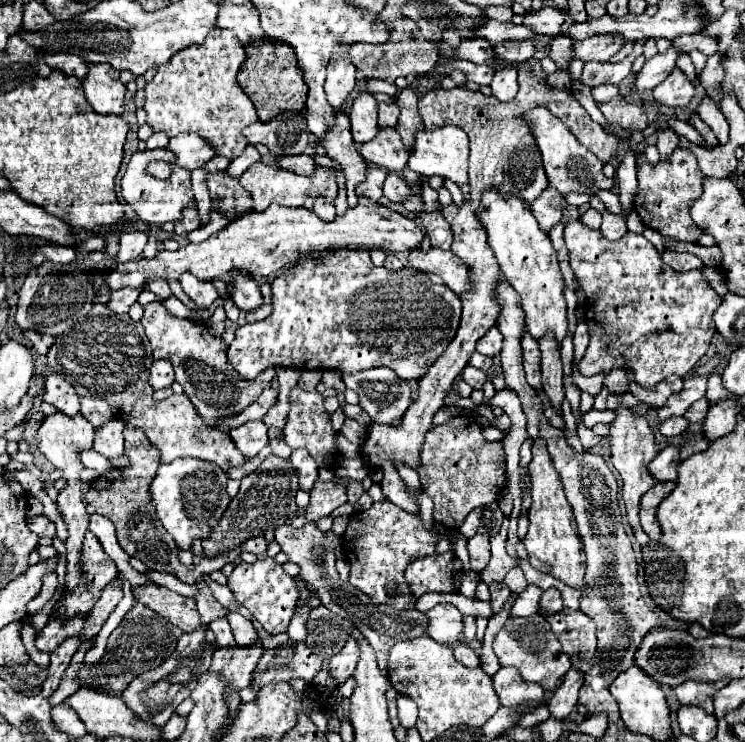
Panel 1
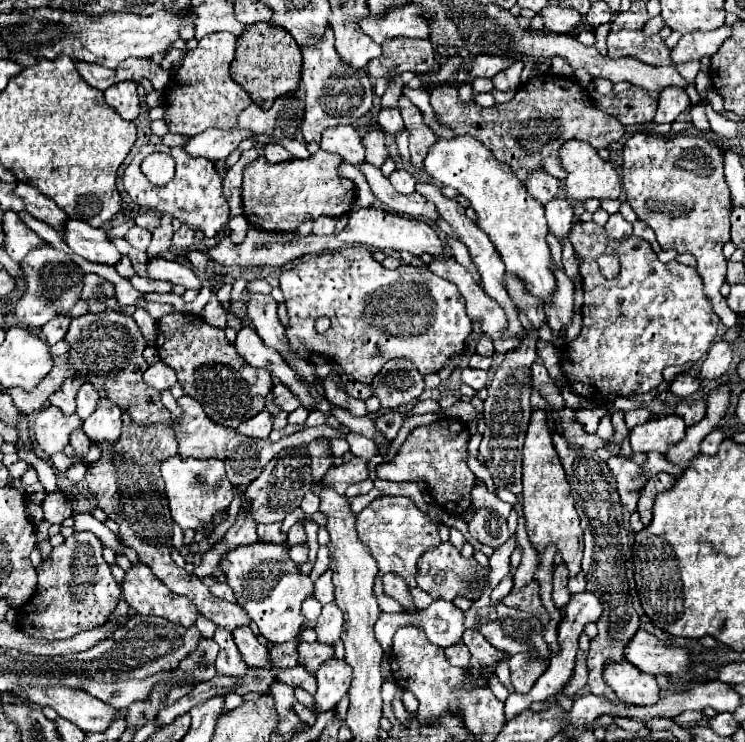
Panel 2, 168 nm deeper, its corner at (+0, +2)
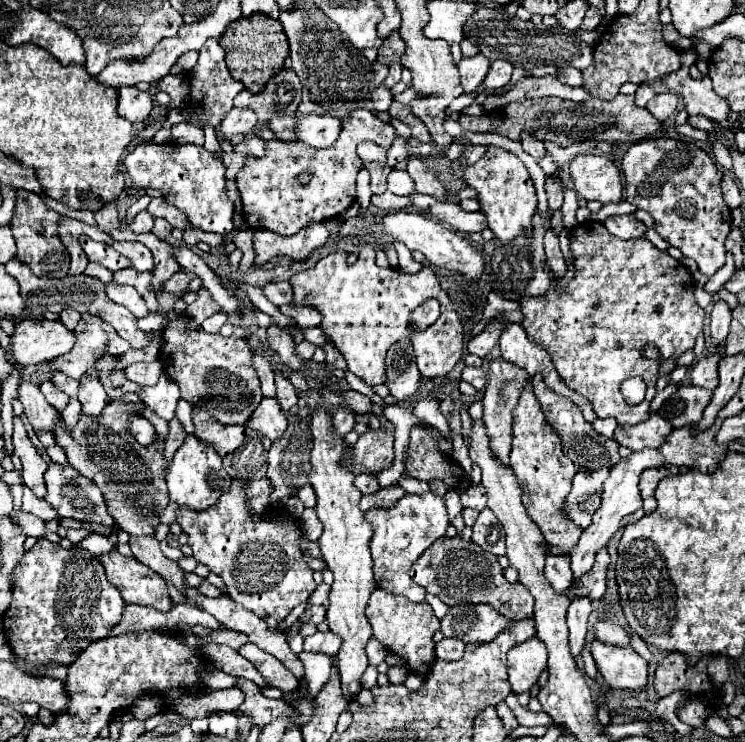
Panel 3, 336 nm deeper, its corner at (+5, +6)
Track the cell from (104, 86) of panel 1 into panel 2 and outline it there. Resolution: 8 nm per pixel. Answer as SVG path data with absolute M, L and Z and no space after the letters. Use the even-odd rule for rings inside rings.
M120 82L118 86L104 90L104 98L124 120L136 120L140 114L140 98L134 82Z

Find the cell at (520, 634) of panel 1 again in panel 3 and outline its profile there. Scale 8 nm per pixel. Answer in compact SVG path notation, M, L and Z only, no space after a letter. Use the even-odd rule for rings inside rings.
M461 604L449 608L447 616L441 620L441 632L451 638L467 642L489 642L501 630L511 626L511 618L497 614L493 606L485 604Z

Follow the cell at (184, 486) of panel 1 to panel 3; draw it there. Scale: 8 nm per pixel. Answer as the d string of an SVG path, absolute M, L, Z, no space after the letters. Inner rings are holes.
M187 436L183 446L173 454L171 464L167 466L167 488L169 488L169 500L177 506L187 506L191 510L205 510L211 504L217 502L225 490L231 486L231 476L221 466L221 456L209 446L199 442L195 436Z

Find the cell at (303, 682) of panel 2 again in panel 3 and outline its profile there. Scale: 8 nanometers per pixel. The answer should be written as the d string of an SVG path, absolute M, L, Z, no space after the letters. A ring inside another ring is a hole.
M247 642L245 646L241 646L239 654L243 658L247 658L265 676L269 686L275 686L275 688L279 688L283 692L295 690L299 686L299 682L293 676L293 672L289 668L281 666L281 662L277 662L277 658L273 658L271 654L265 654L257 644Z

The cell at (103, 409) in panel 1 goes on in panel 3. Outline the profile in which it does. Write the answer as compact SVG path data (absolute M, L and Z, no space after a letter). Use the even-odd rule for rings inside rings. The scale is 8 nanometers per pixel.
M55 372L55 374L51 376L51 382L53 382L61 392L65 392L69 398L77 398L79 380L73 380L73 378L69 378L69 376L61 374L61 372Z

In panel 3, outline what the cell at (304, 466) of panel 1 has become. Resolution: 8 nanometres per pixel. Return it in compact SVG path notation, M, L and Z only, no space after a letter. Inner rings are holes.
M339 408L333 414L331 420L333 420L333 432L335 432L335 436L341 436L341 438L347 432L351 432L353 426L355 426L355 414L351 410L347 410L347 408Z

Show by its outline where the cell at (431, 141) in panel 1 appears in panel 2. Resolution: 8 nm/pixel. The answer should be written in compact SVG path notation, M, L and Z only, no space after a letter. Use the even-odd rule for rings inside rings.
M456 136L452 140L438 140L430 146L424 160L426 172L444 186L460 190L470 202L478 216L478 226L488 234L494 248L506 264L506 272L518 274L530 294L540 300L548 300L554 294L556 280L550 274L552 254L546 244L548 224L544 218L544 206L534 200L522 180L510 170L508 164L498 162L492 152L472 136Z

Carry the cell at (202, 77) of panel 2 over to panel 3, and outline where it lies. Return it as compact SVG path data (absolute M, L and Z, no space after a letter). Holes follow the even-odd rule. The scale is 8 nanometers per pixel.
M213 38L209 42L205 42L205 46L199 52L199 60L195 64L195 68L187 74L187 82L189 82L189 98L187 98L187 122L193 126L203 128L205 124L209 126L217 126L221 122L221 118L233 108L233 98L245 88L241 86L241 82L233 80L227 66L225 66L225 50L219 46L219 40Z

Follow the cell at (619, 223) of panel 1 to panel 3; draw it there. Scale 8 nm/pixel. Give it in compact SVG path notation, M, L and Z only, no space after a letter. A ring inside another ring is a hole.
M609 216L603 224L613 236L623 238L623 240L641 238L645 232L645 224L635 220L633 216Z

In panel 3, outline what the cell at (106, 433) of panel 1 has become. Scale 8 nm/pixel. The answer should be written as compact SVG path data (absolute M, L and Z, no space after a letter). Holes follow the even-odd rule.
M81 376L81 388L79 388L79 402L83 406L83 414L97 416L109 402L103 384L97 378L91 376Z

